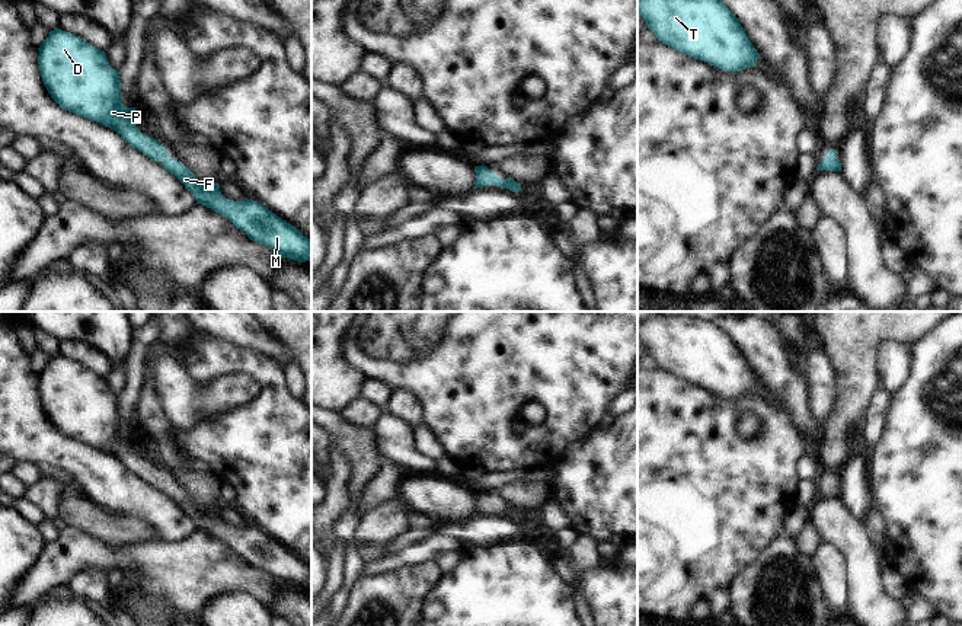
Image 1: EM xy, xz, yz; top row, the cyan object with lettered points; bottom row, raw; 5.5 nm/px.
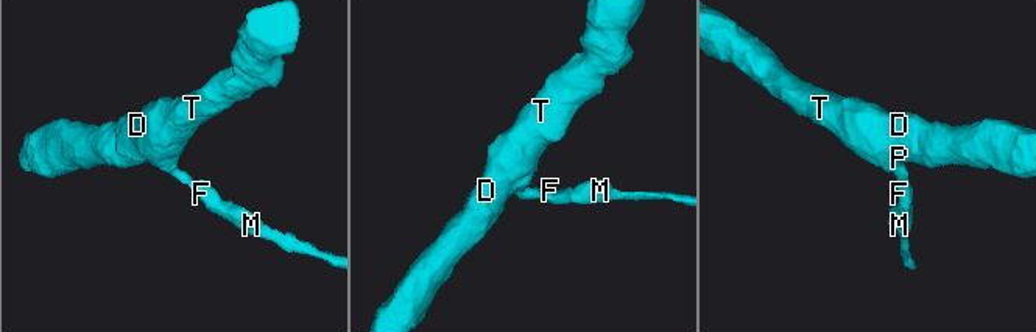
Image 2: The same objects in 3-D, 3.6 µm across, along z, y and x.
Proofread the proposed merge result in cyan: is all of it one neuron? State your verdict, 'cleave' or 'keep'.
keep

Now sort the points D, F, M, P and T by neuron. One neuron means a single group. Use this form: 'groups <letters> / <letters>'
groups D F M P T

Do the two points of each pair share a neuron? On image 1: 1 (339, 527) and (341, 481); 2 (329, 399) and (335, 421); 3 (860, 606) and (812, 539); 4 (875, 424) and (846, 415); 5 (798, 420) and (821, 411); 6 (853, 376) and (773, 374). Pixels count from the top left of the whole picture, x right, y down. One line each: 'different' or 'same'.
1: different
2: different
3: different
4: different
5: different
6: different

